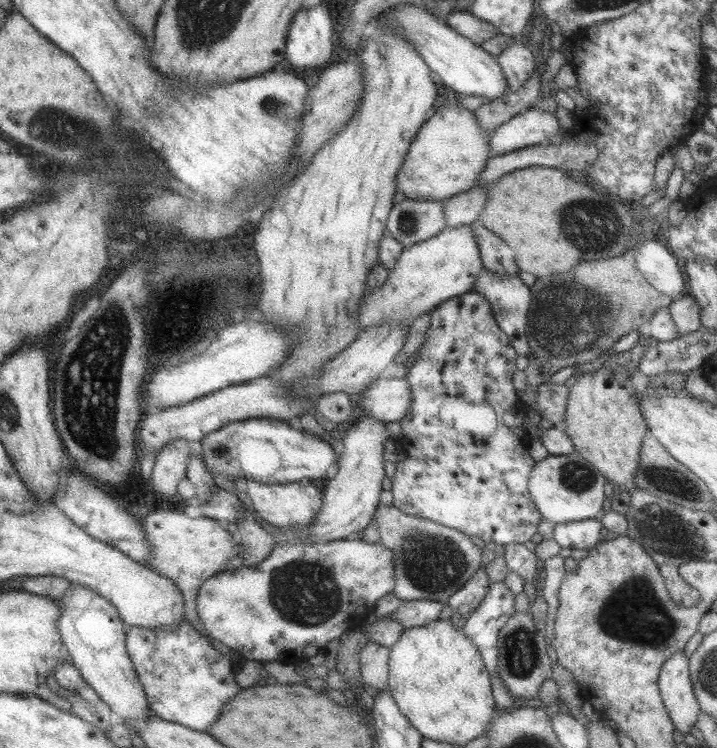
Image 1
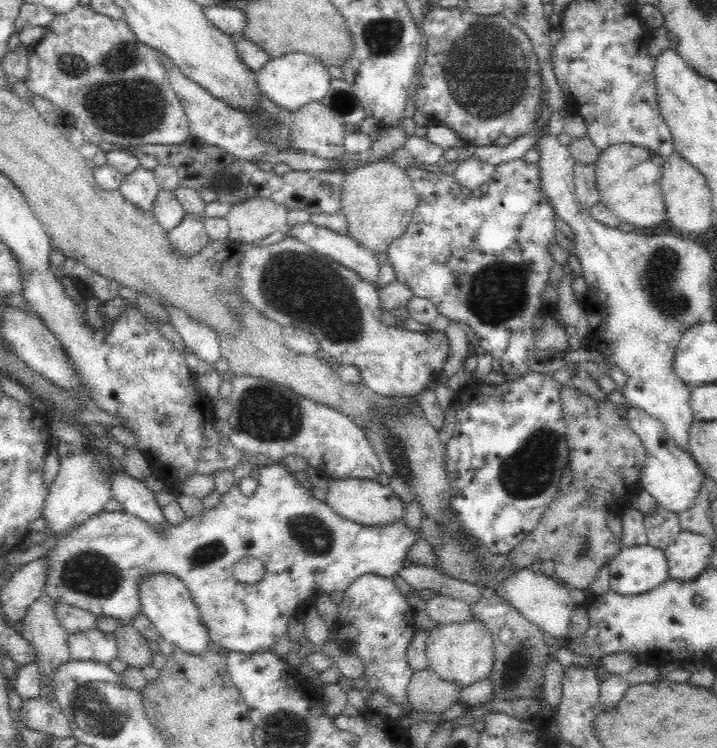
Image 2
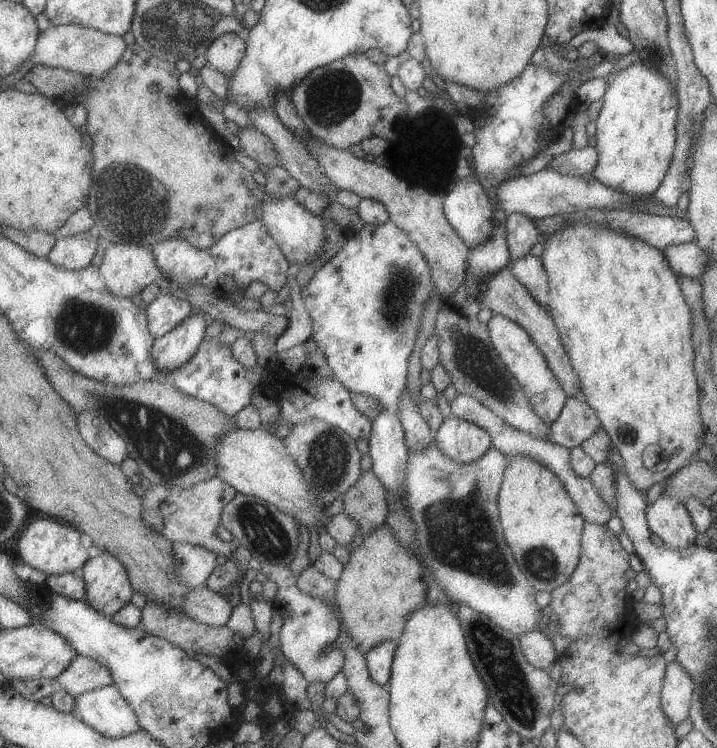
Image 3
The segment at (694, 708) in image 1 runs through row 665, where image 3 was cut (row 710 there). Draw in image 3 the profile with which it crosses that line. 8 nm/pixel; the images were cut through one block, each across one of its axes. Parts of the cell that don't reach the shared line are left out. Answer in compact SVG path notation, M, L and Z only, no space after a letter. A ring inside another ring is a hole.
M669 662L665 666L665 678L661 688L661 710L669 716L669 722L677 728L685 718L689 718L691 696L695 682L689 672L679 662Z

